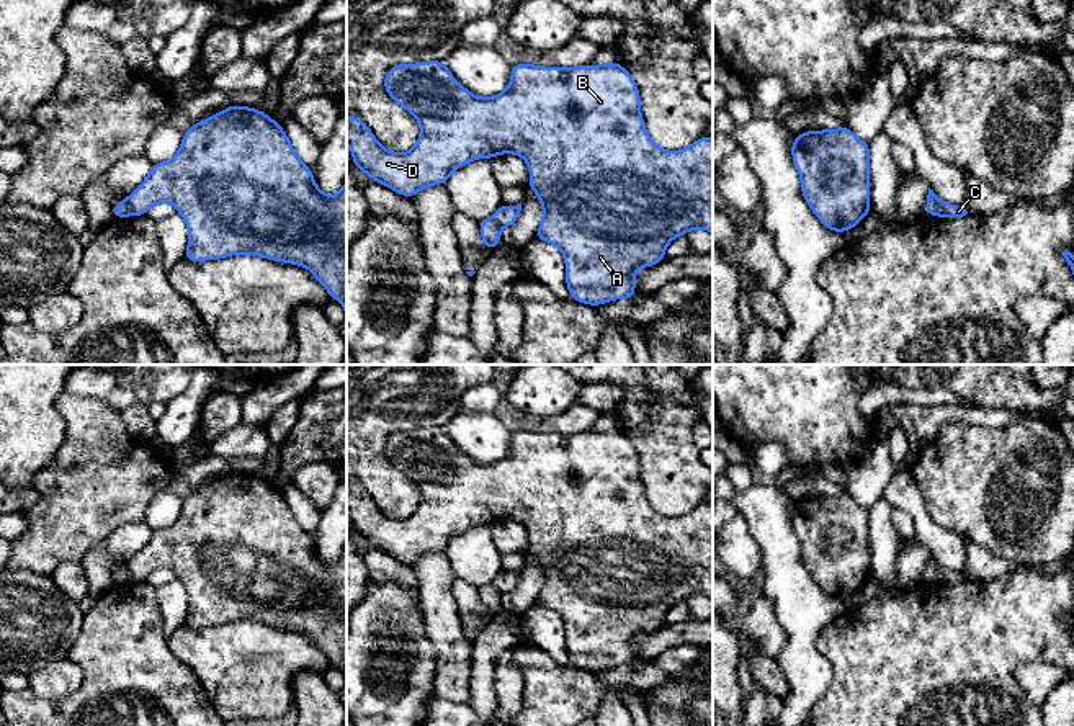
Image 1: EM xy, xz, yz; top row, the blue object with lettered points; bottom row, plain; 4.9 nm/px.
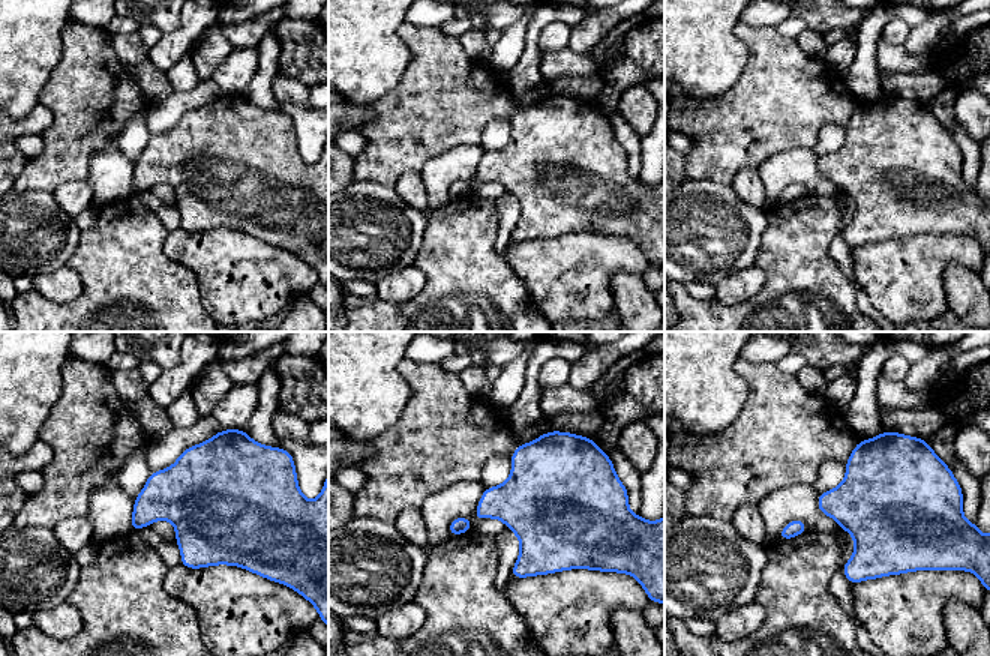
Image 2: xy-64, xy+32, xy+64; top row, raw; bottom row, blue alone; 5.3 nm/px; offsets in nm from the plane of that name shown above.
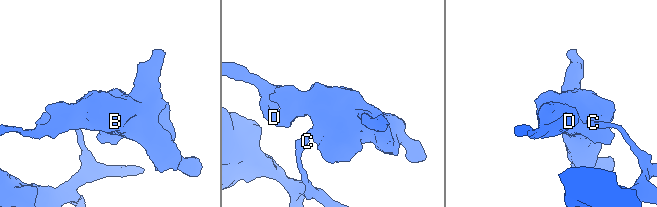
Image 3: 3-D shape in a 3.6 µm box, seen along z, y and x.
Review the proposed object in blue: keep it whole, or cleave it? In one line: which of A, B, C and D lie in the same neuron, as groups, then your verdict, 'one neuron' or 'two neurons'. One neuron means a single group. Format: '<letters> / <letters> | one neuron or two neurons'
A B D / C | two neurons

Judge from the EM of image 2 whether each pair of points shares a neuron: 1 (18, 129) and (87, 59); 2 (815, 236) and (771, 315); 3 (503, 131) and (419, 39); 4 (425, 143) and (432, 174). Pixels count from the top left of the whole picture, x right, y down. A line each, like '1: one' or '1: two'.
1: two
2: one
3: two
4: two

